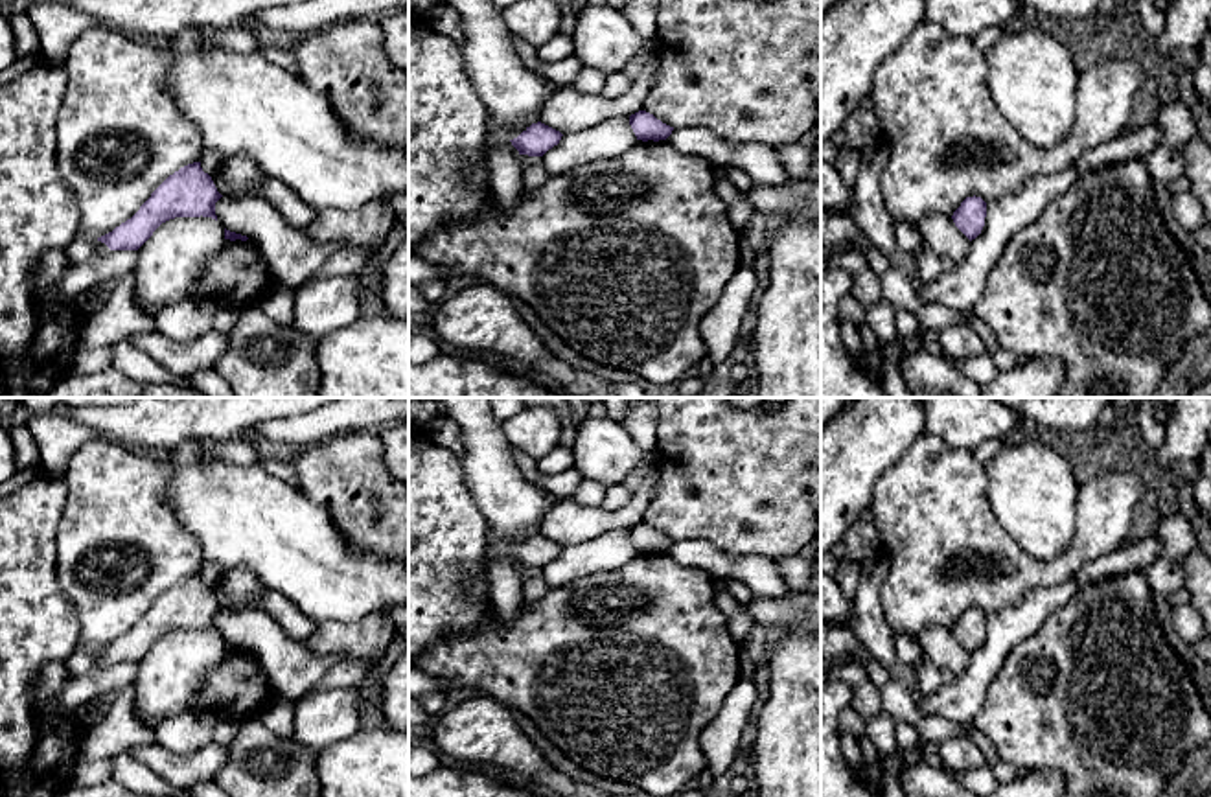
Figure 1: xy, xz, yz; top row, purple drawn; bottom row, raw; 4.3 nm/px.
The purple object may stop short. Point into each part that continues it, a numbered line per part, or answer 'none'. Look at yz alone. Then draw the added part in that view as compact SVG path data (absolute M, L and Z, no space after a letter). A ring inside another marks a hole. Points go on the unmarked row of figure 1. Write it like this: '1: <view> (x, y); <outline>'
none

